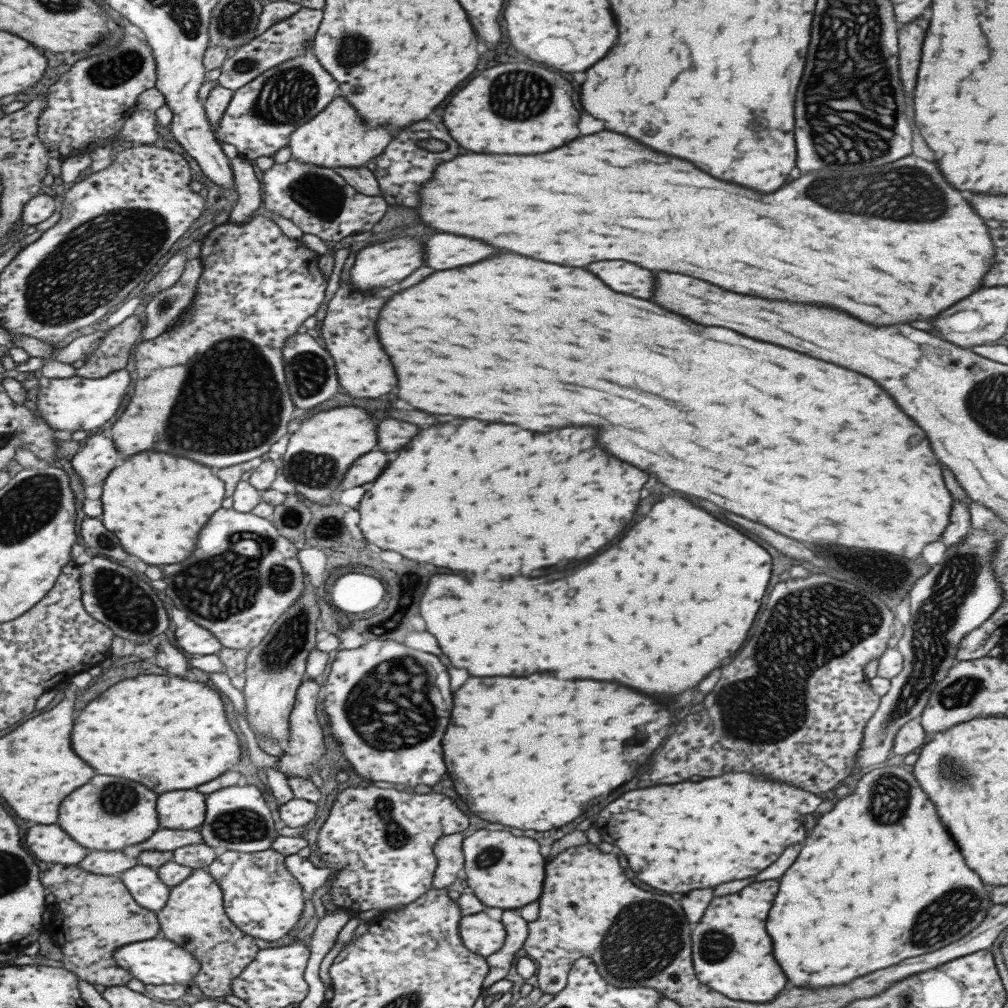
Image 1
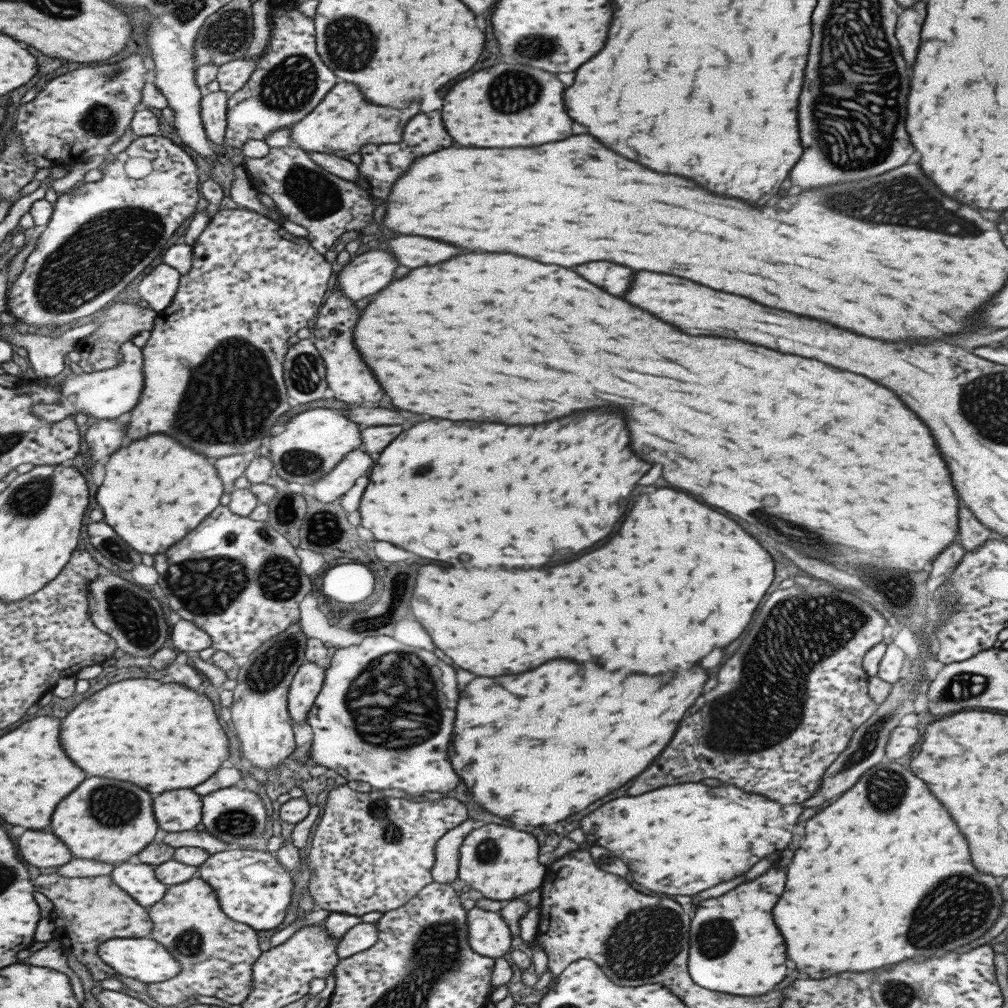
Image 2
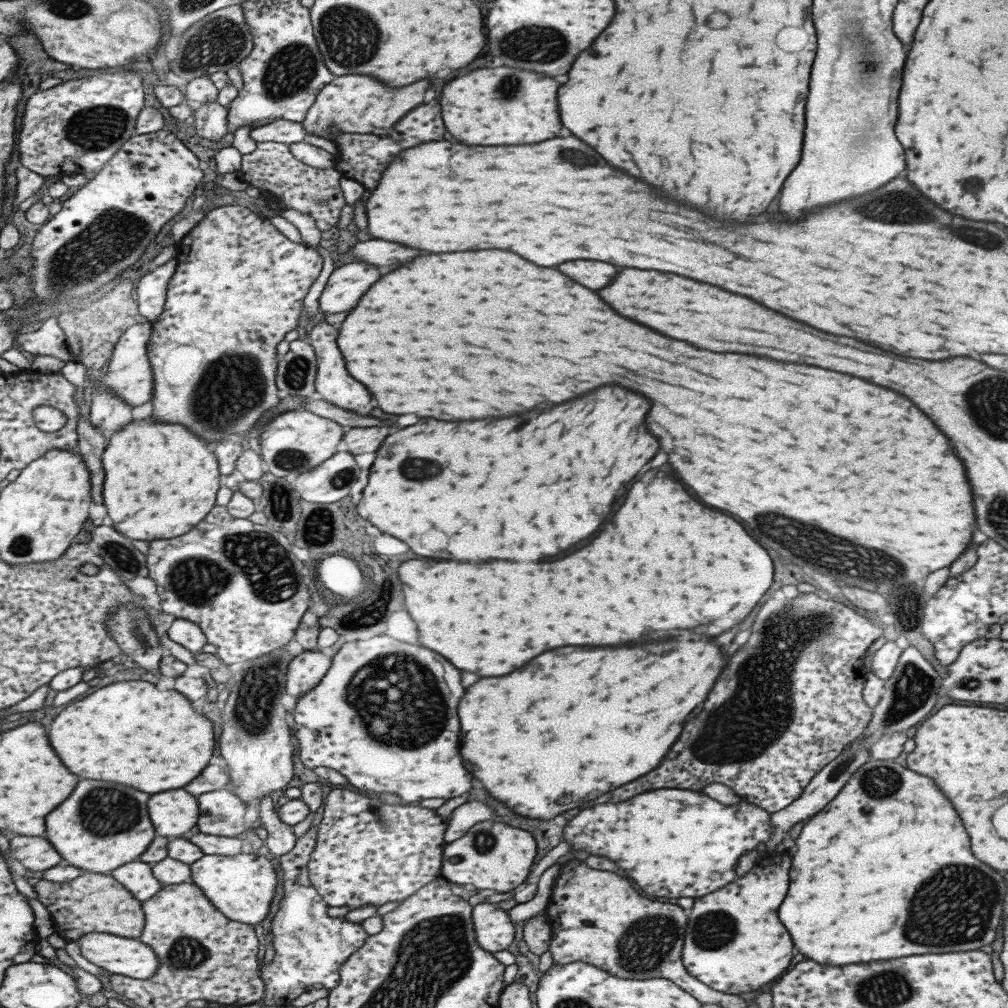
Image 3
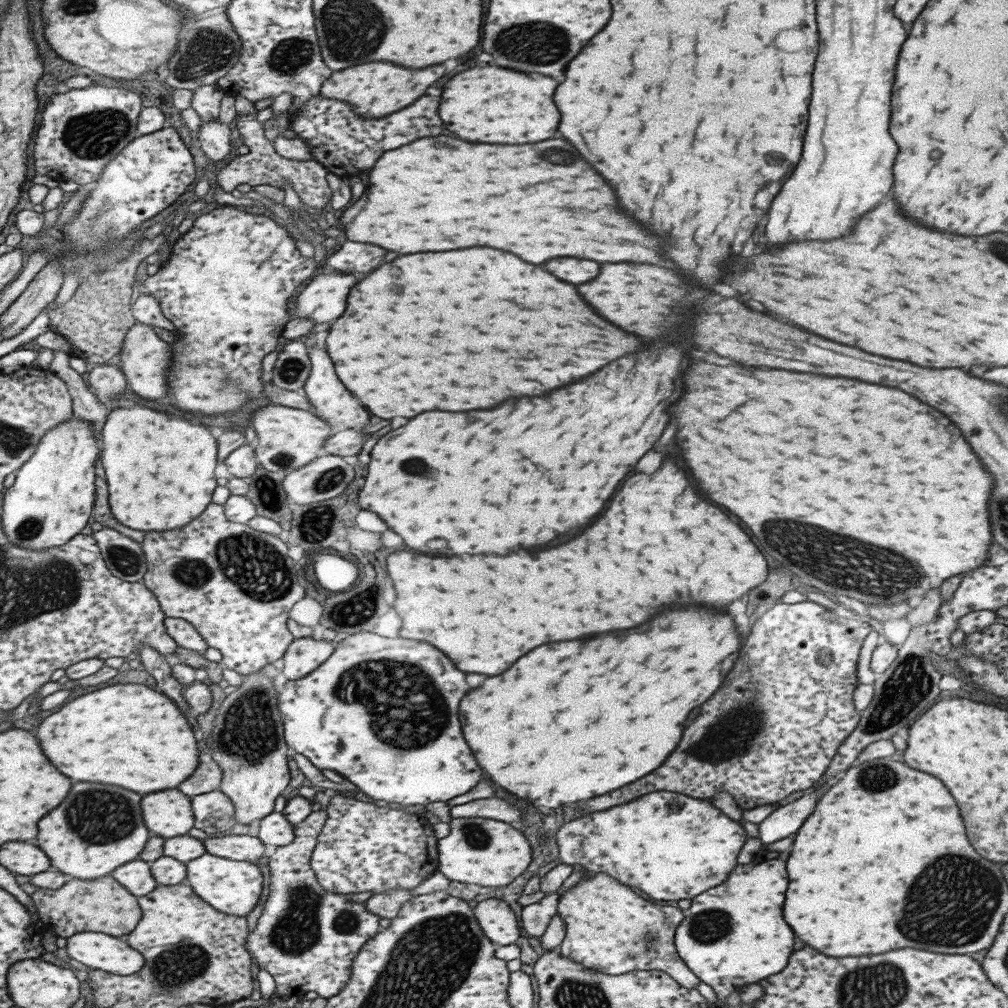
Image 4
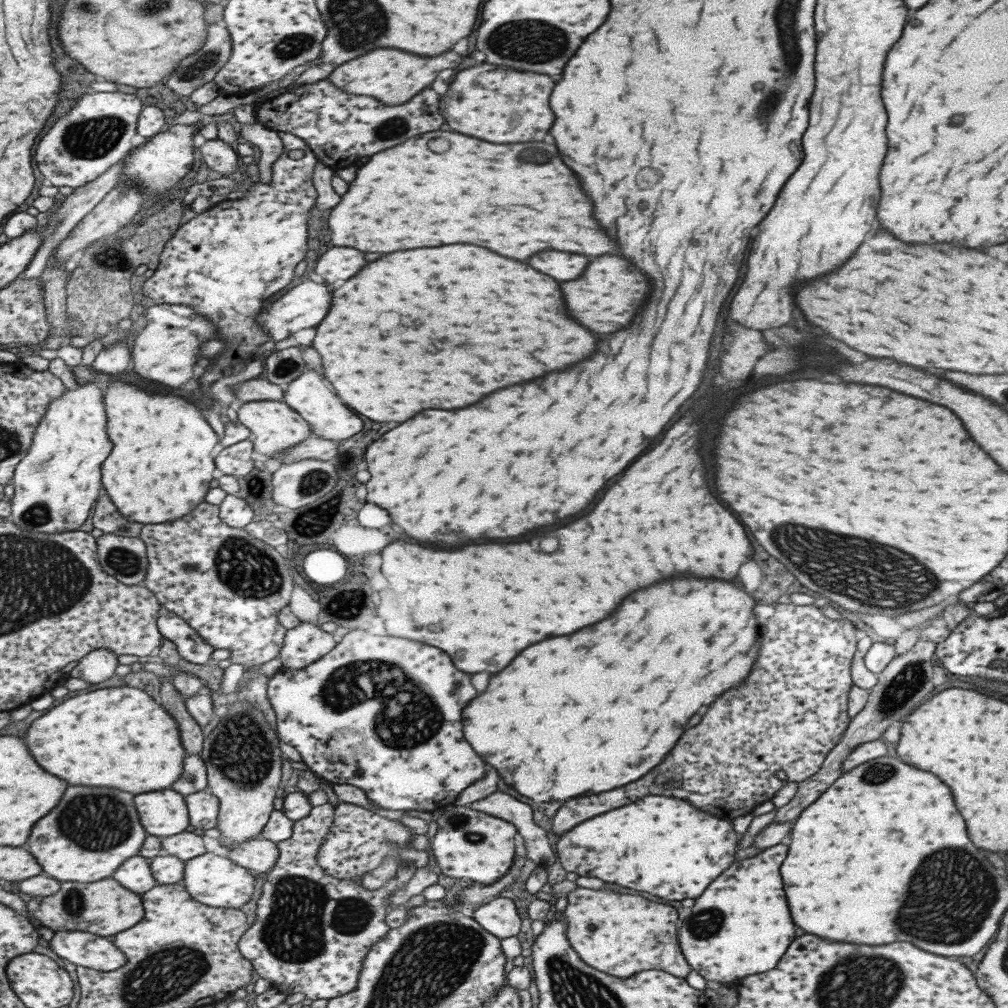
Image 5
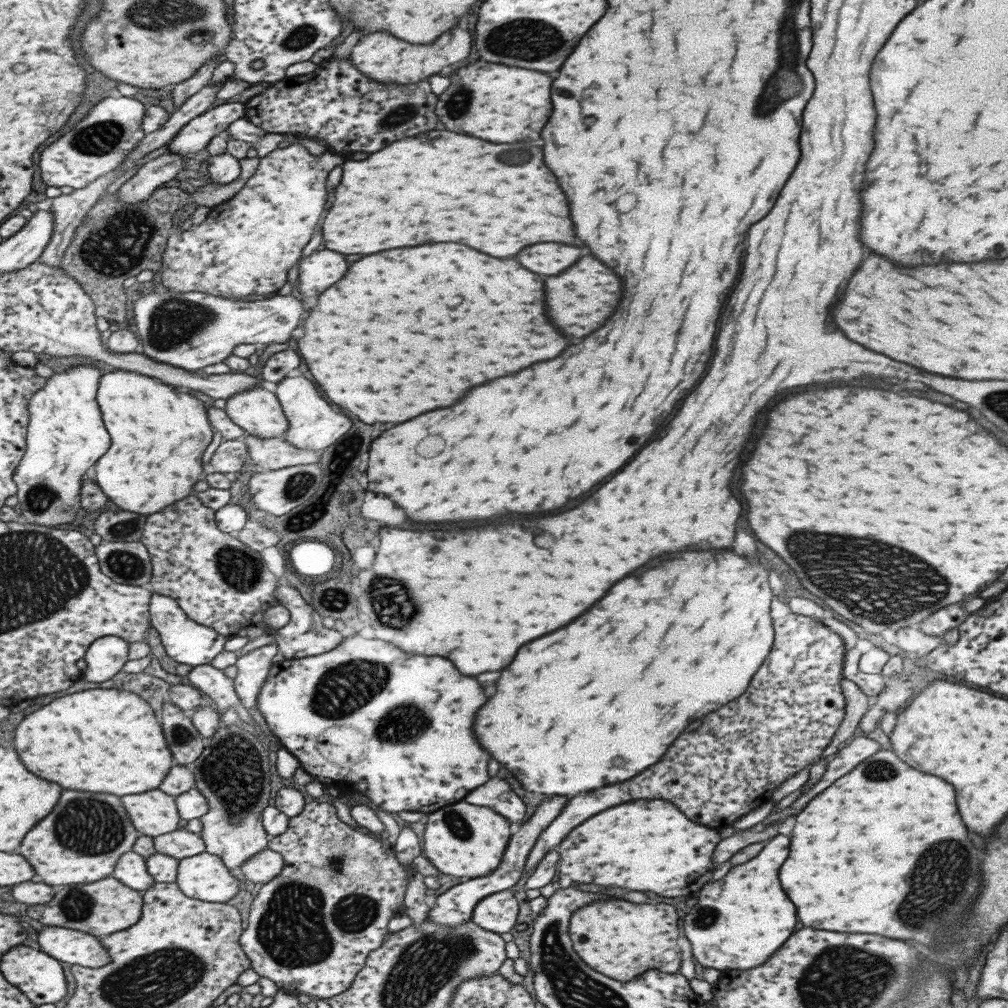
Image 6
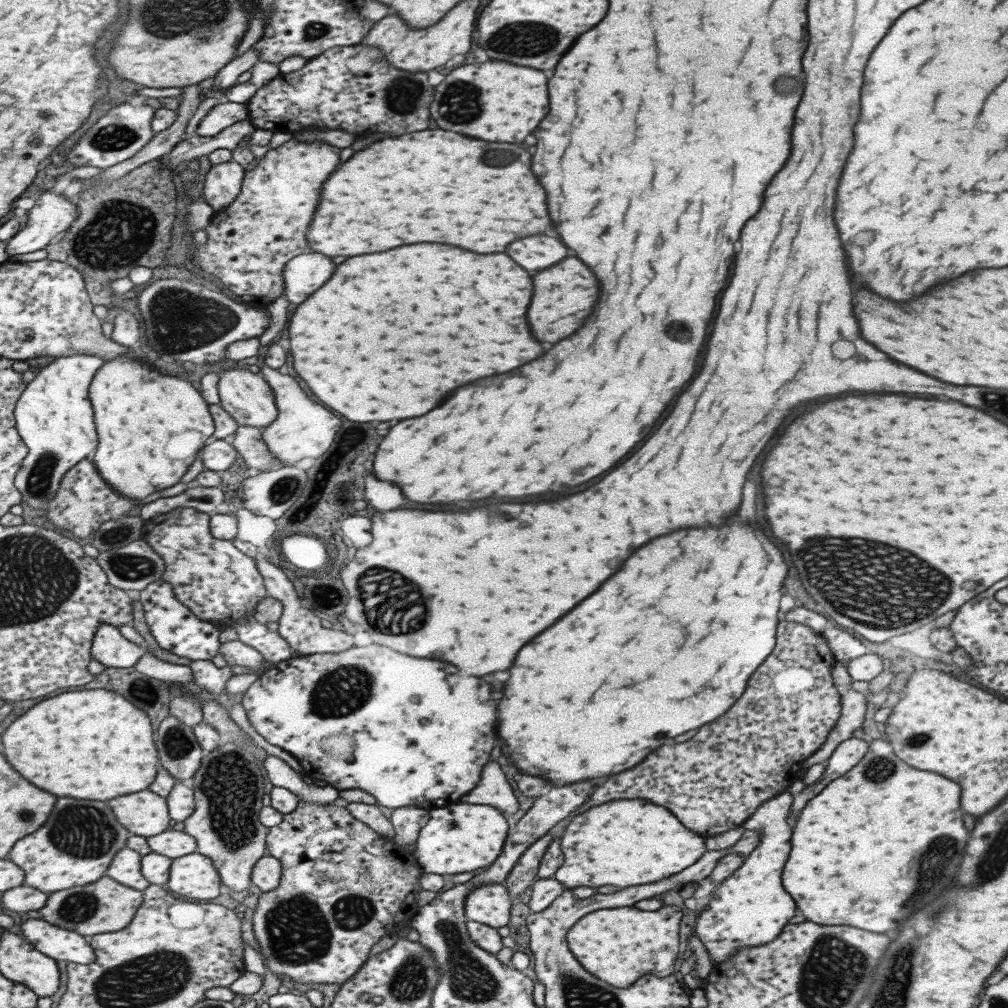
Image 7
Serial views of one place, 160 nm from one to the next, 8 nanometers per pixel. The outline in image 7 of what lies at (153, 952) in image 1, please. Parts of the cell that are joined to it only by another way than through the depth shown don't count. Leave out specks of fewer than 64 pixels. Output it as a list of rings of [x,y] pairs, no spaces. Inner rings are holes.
[[[27,919],[20,924],[20,931],[35,950],[54,961],[89,964],[94,959],[87,938],[44,920]]]

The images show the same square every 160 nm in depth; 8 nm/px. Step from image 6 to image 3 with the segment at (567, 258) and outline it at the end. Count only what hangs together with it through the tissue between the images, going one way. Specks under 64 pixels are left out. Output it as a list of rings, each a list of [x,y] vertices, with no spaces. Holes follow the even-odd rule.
[[[569,260],[565,264],[559,264],[557,270],[589,290],[603,288],[617,272],[615,266],[603,264],[597,260]]]

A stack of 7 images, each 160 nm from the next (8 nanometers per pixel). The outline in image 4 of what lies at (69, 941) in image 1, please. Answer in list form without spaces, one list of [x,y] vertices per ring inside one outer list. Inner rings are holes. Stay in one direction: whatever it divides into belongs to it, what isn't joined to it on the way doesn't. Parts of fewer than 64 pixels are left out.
[[[110,874],[97,880],[69,880],[59,890],[37,888],[30,899],[44,926],[63,938],[78,932],[102,932],[122,938],[135,928],[141,916],[137,898]]]

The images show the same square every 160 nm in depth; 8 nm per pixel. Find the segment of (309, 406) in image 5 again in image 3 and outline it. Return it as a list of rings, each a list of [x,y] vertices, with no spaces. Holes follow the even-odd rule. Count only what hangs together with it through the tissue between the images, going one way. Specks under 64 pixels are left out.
[[[324,320],[317,323],[306,337],[307,342],[312,346],[315,358],[317,358],[317,376],[315,376],[314,384],[316,397],[329,404],[335,404],[337,408],[351,410],[355,414],[367,414],[371,408],[375,408],[375,404],[373,404],[373,400],[369,400],[365,388],[361,384],[357,384],[355,380],[351,380],[349,374],[345,374],[343,358],[335,346],[335,338],[337,338],[337,330],[325,323]]]

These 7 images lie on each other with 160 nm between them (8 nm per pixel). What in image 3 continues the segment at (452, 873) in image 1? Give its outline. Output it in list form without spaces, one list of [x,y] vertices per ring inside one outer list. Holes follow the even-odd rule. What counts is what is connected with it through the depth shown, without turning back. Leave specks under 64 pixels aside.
[[[475,800],[464,802],[449,814],[443,835],[444,842],[448,843],[463,836],[463,833],[473,824],[483,822],[491,816],[493,816],[493,810],[487,804],[481,804]]]

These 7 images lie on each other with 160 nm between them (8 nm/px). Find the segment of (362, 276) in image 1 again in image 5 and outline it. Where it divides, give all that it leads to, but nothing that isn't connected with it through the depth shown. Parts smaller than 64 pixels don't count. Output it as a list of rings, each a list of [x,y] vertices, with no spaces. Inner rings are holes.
[[[308,278],[300,279],[261,307],[261,312],[256,317],[256,326],[262,328],[270,340],[279,342],[297,330],[313,328],[329,310],[329,300],[331,300],[331,292],[327,290],[325,284],[315,284]]]

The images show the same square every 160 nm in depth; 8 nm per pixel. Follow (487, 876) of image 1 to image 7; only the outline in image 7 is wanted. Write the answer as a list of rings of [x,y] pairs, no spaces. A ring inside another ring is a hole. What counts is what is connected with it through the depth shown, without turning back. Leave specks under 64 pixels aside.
[[[454,802],[447,807],[430,810],[428,815],[430,816],[429,819],[419,829],[413,850],[416,863],[423,873],[455,875],[460,872],[471,872],[471,870],[489,866],[499,856],[509,830],[501,812],[486,804]]]

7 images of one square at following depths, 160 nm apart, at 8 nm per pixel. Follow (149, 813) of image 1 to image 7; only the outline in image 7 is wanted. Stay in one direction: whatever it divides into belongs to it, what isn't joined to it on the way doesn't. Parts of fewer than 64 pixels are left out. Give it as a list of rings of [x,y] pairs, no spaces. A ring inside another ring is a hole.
[[[57,798],[45,824],[33,834],[25,836],[25,840],[13,848],[13,856],[5,858],[13,860],[13,864],[21,864],[21,870],[25,872],[25,886],[37,888],[41,892],[57,892],[71,886],[91,884],[105,875],[103,872],[113,855],[126,846],[130,835],[115,820],[107,802]],[[77,844],[79,854],[67,854],[73,852]]]

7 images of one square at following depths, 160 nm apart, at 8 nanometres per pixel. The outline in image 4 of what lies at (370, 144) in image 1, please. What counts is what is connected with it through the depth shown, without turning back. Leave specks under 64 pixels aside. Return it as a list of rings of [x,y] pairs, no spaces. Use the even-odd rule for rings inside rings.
[[[367,62],[357,64],[351,68],[343,68],[341,71],[332,72],[325,82],[321,83],[319,94],[327,100],[339,100],[353,108],[353,112],[366,119],[380,119],[391,115],[397,110],[409,106],[415,102],[421,94],[425,94],[425,88],[431,86],[437,78],[443,76],[443,66],[429,66],[429,68],[403,68],[387,62]]]

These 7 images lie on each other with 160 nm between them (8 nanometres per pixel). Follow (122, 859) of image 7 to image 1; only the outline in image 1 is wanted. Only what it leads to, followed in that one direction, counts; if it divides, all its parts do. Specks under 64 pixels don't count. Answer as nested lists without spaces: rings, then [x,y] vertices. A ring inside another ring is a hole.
[[[135,864],[117,876],[141,908],[157,912],[165,904],[170,888],[159,880],[151,868]]]

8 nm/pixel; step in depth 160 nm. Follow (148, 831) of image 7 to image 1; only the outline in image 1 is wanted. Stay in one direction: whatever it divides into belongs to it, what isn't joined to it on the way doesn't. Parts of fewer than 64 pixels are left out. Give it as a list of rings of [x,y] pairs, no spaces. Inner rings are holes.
[[[195,790],[165,792],[157,796],[157,818],[161,829],[195,829],[203,822],[203,794]]]

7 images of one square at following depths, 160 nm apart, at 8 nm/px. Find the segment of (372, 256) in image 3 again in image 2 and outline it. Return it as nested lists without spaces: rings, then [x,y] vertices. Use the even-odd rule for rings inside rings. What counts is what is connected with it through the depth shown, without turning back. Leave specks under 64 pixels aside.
[[[397,236],[393,240],[387,240],[387,250],[405,268],[437,264],[457,254],[457,248],[421,236]]]

